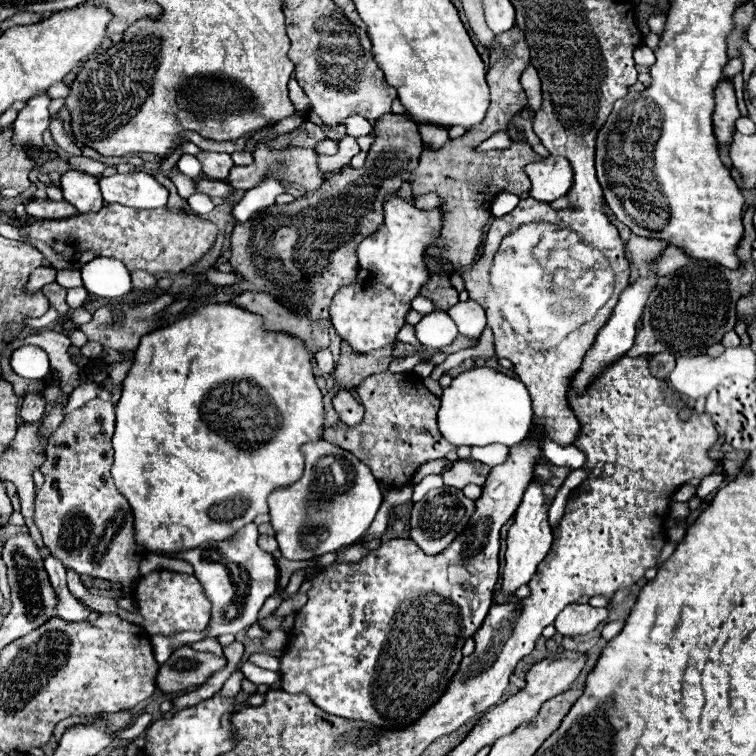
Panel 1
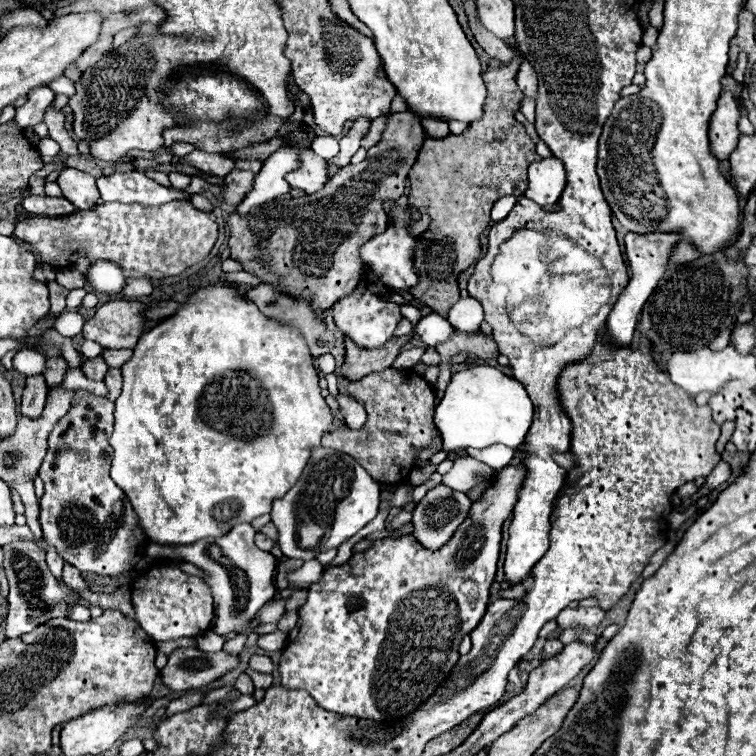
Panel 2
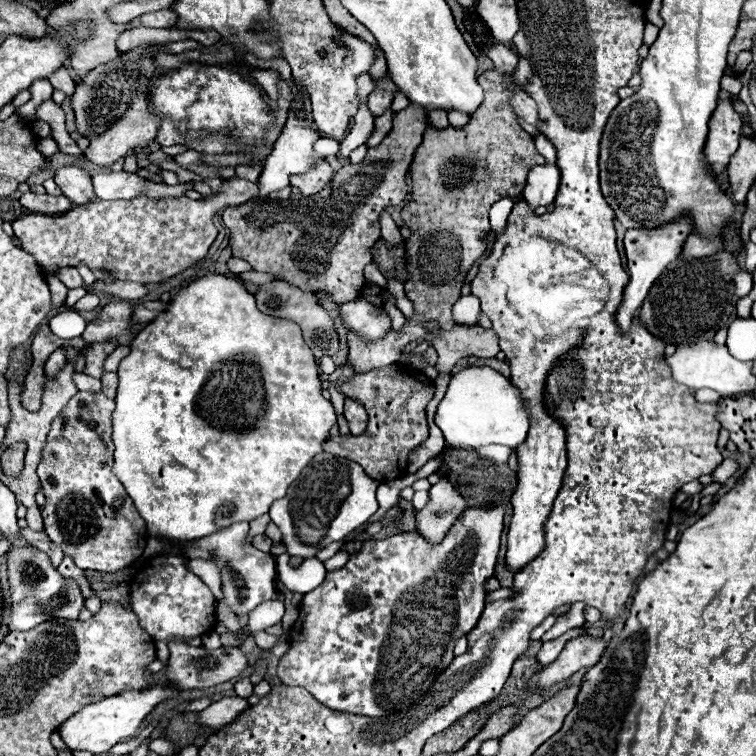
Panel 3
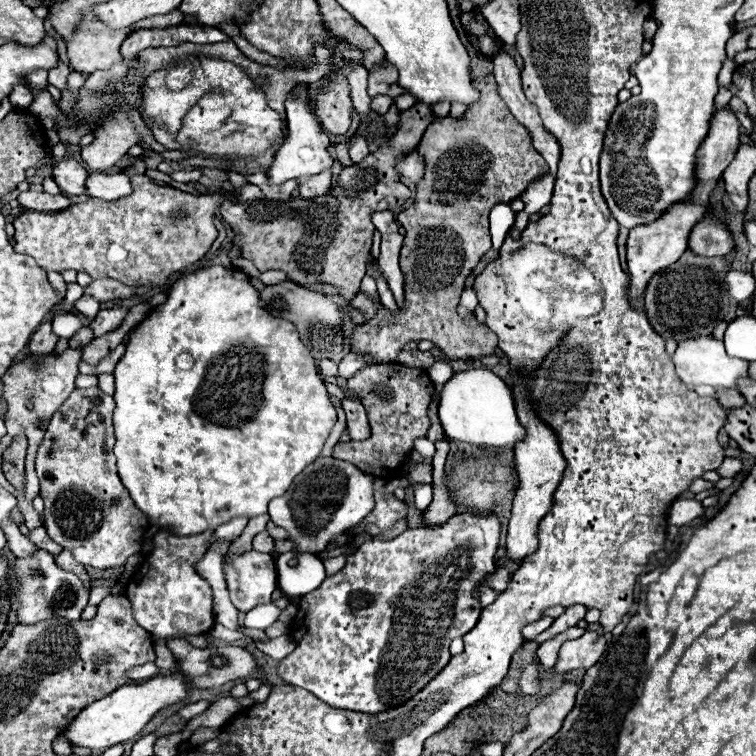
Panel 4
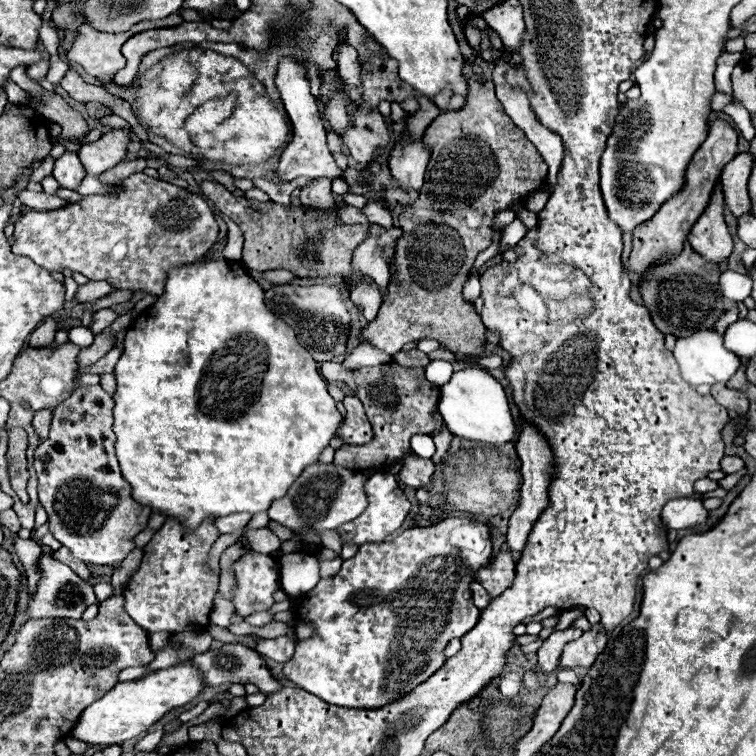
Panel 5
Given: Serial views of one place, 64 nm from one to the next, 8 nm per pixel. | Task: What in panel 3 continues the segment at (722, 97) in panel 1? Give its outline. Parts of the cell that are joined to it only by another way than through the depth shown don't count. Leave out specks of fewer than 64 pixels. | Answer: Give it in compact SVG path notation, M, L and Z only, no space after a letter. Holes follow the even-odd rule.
M720 100L710 118L710 132L706 142L706 160L714 174L722 172L730 156L738 150L742 136L742 116L732 108L732 100Z

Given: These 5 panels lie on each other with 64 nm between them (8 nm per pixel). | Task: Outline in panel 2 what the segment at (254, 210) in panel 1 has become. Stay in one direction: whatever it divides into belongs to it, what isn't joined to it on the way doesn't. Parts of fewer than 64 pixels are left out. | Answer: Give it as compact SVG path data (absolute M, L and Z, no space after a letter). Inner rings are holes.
M282 148L264 162L262 170L256 176L254 188L244 196L244 200L236 206L236 212L240 216L246 216L254 206L272 202L276 196L282 196L290 190L290 184L284 180L284 176L290 170L296 170L300 166L298 154L306 148Z

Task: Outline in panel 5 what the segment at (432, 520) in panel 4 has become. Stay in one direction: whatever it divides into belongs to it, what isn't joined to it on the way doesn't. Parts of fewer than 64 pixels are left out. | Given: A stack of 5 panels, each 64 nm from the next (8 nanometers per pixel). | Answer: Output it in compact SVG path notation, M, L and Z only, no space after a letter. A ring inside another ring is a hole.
M442 428L442 430L440 430L440 434L436 434L436 436L434 436L436 454L432 456L432 462L434 462L436 466L440 466L440 464L442 464L442 458L444 458L444 454L448 452L450 442L452 442L452 434L450 434L450 430L446 430L446 428Z

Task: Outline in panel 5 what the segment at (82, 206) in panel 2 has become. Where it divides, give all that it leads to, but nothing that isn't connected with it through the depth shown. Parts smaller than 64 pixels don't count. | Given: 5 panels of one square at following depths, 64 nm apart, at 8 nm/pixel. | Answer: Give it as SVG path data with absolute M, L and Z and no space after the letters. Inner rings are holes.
M64 152L60 158L56 158L54 174L52 174L52 176L58 180L58 184L60 184L62 188L78 190L82 178L86 176L86 170L84 170L84 166L80 164L76 152Z

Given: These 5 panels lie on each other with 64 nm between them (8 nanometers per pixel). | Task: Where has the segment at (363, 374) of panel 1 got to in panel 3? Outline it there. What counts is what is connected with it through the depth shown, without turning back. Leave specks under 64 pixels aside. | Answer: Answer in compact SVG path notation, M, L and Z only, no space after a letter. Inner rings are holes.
M486 70L478 82L484 88L484 102L470 118L464 128L448 126L442 132L426 130L422 146L418 146L412 164L412 202L402 210L404 226L412 228L414 234L406 238L406 262L410 270L410 282L404 286L408 300L414 304L414 316L408 318L400 332L390 330L378 342L360 340L356 334L348 334L348 362L354 374L384 368L396 364L402 348L412 340L430 340L438 352L438 378L436 394L428 404L428 422L434 422L436 406L444 398L450 382L450 370L460 358L496 358L500 352L498 336L482 326L458 326L450 320L450 310L460 298L460 284L466 272L486 250L486 234L490 232L488 210L494 202L504 196L518 198L526 186L526 176L532 166L544 164L546 160L536 152L534 138L524 132L512 110L510 78L498 70ZM494 188L494 190L478 190ZM428 320L440 322L444 328L442 336L428 334L424 324Z

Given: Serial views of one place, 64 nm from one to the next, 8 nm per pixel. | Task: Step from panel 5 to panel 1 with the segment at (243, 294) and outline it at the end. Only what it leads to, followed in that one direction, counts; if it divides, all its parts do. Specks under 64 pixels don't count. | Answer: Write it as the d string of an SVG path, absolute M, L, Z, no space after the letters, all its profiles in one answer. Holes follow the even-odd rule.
M210 300L210 304L192 310L186 318L166 328L154 330L146 334L146 338L142 338L142 346L138 346L136 350L134 364L124 380L122 396L116 404L116 432L112 436L112 446L116 450L112 476L118 492L126 496L132 506L134 530L136 530L134 538L138 546L142 546L148 552L164 552L164 554L188 552L210 540L222 542L232 538L240 528L254 522L258 514L268 512L268 504L266 504L268 494L276 488L294 484L302 476L304 456L300 452L300 446L310 440L318 440L320 438L318 432L324 428L322 394L310 370L312 370L310 356L296 336L262 330L262 320L256 314L238 310L234 306L224 306L224 300Z

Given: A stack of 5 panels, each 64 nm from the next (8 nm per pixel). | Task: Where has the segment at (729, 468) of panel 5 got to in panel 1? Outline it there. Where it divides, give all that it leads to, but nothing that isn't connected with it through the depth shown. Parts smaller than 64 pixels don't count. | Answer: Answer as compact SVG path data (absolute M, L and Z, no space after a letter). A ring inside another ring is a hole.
M714 472L714 474L706 476L706 478L700 482L700 486L696 488L696 496L704 500L710 492L714 492L714 490L722 484L722 480L724 480L724 474L718 474L718 472Z

